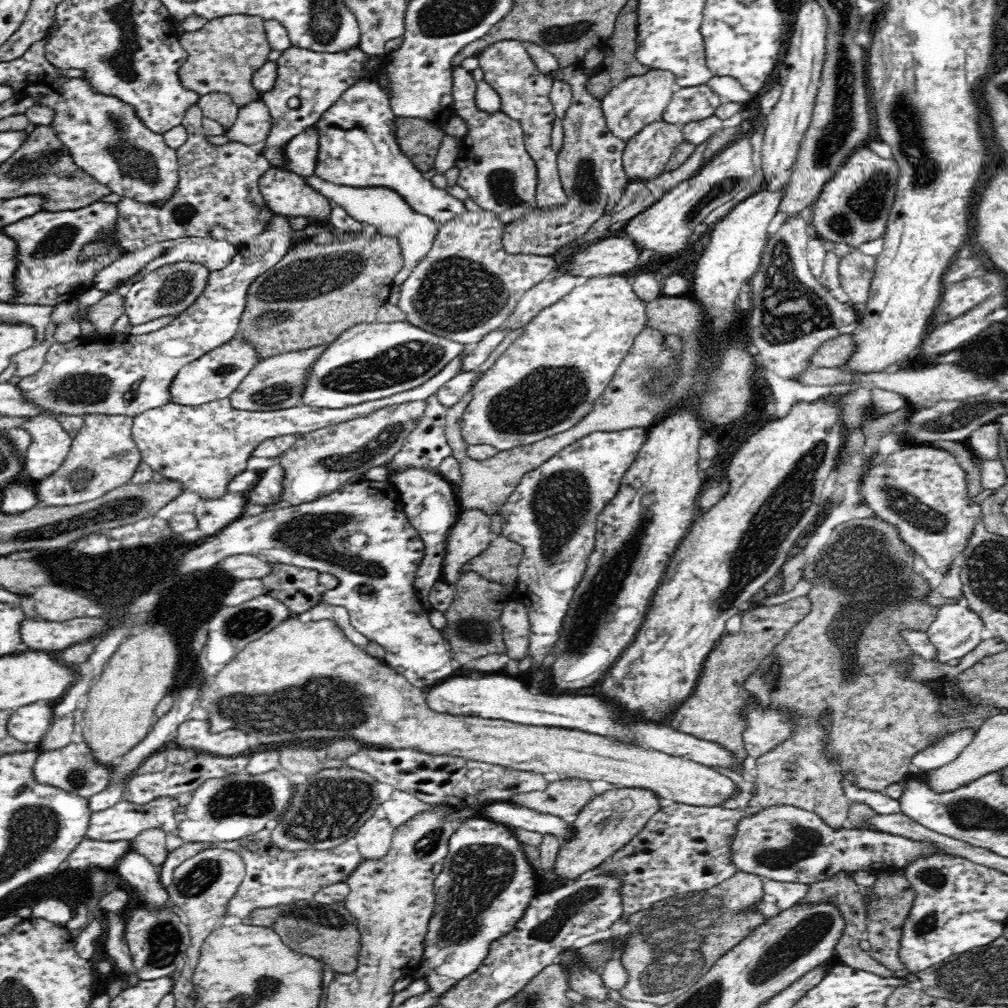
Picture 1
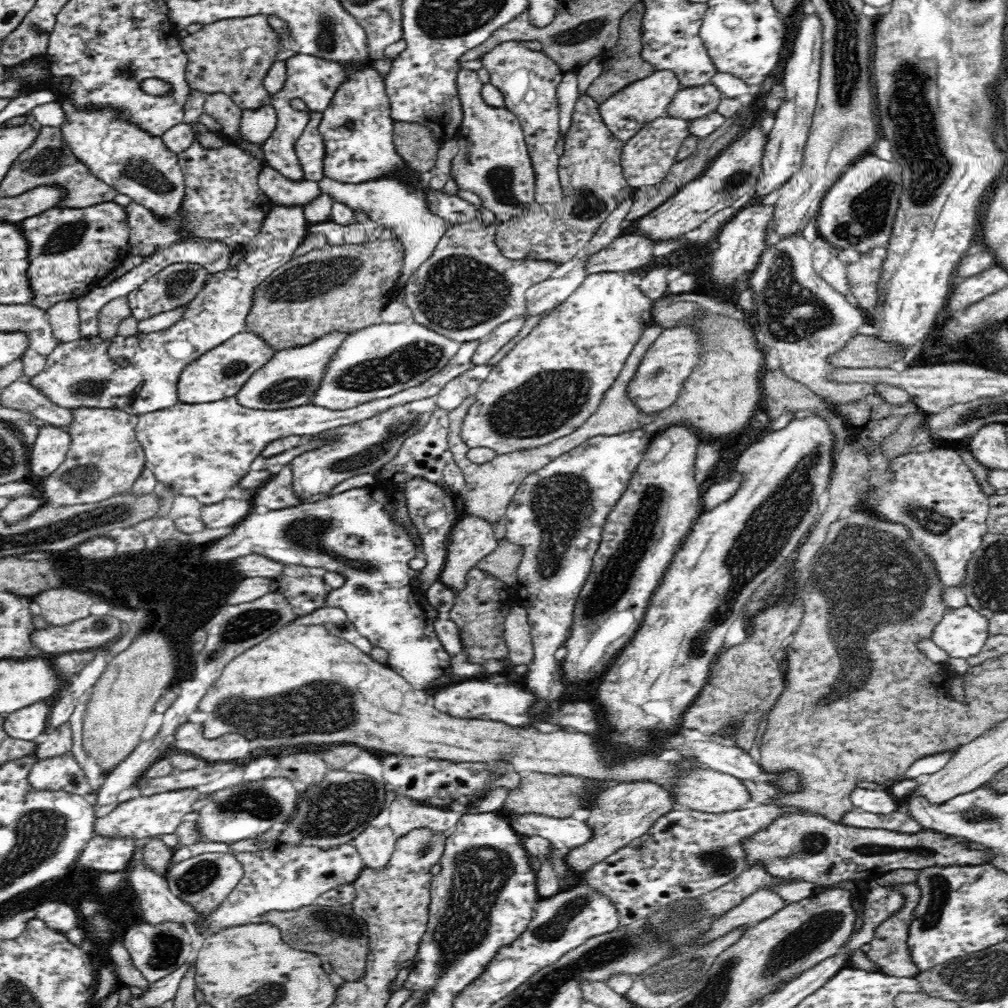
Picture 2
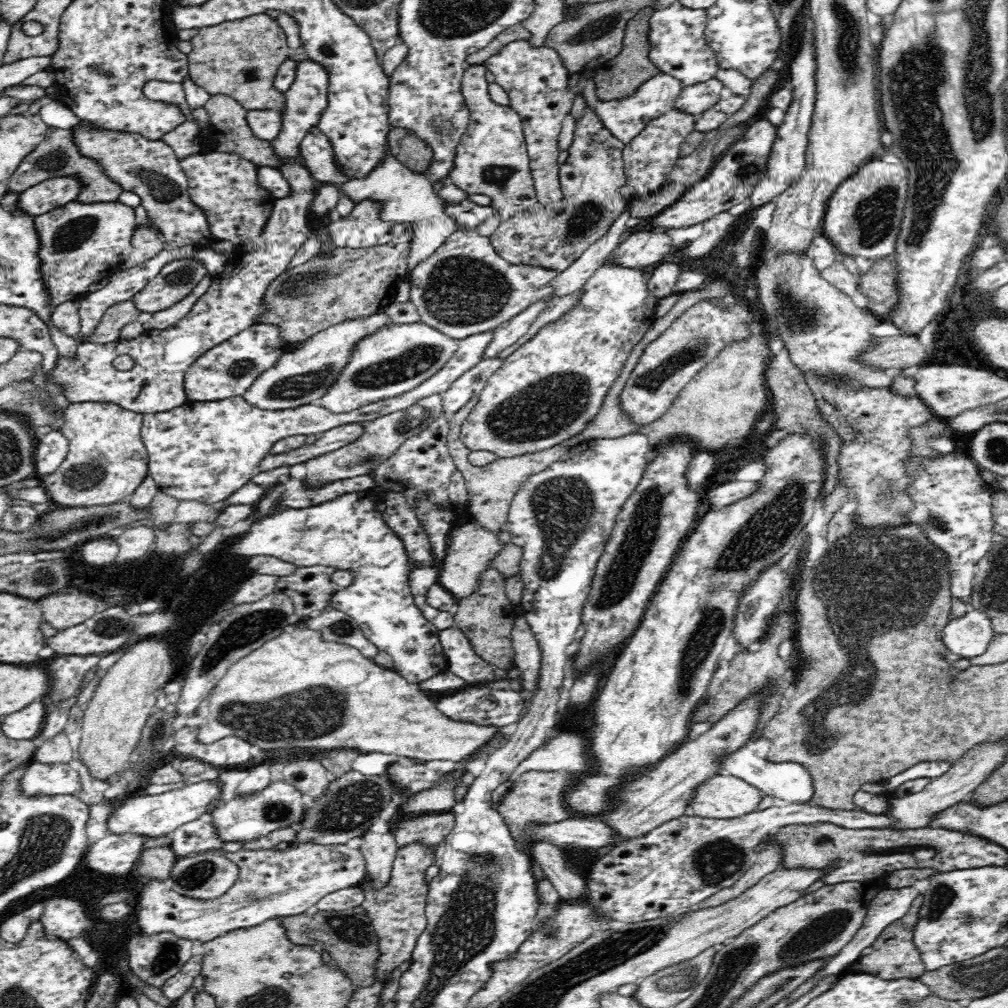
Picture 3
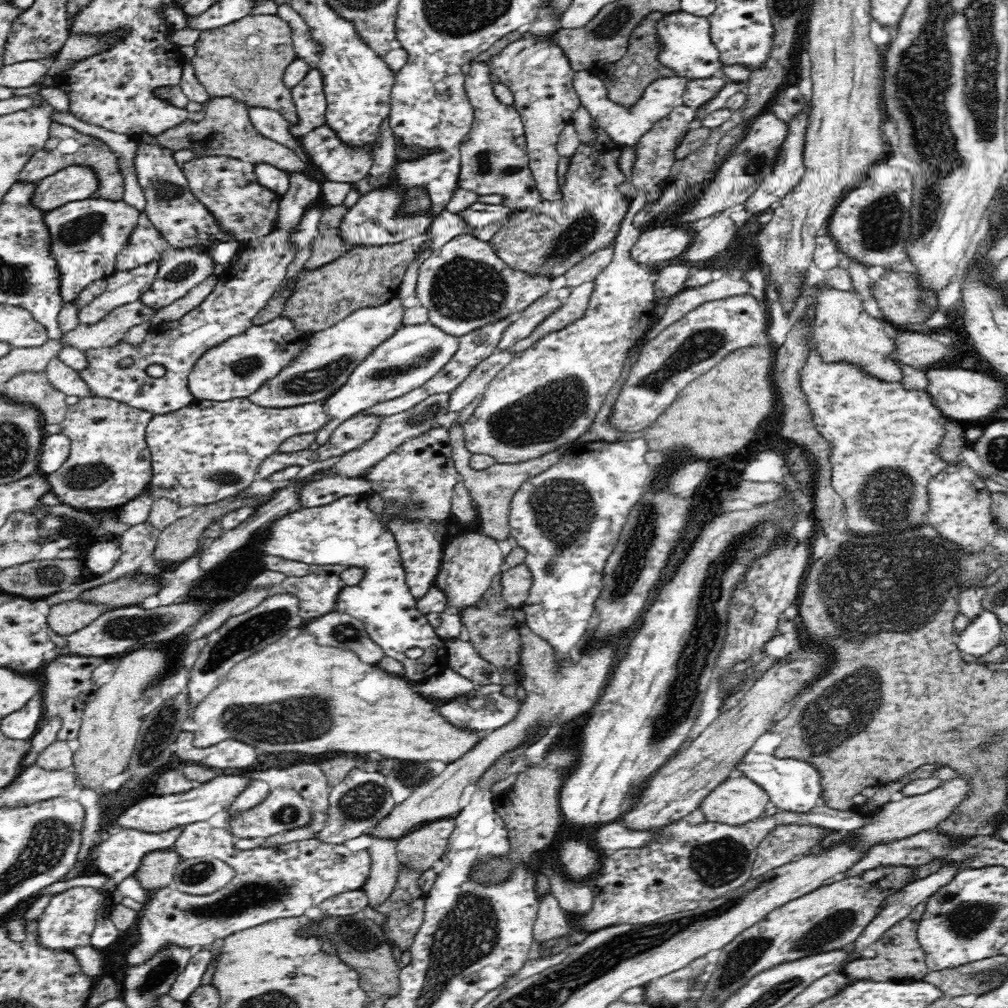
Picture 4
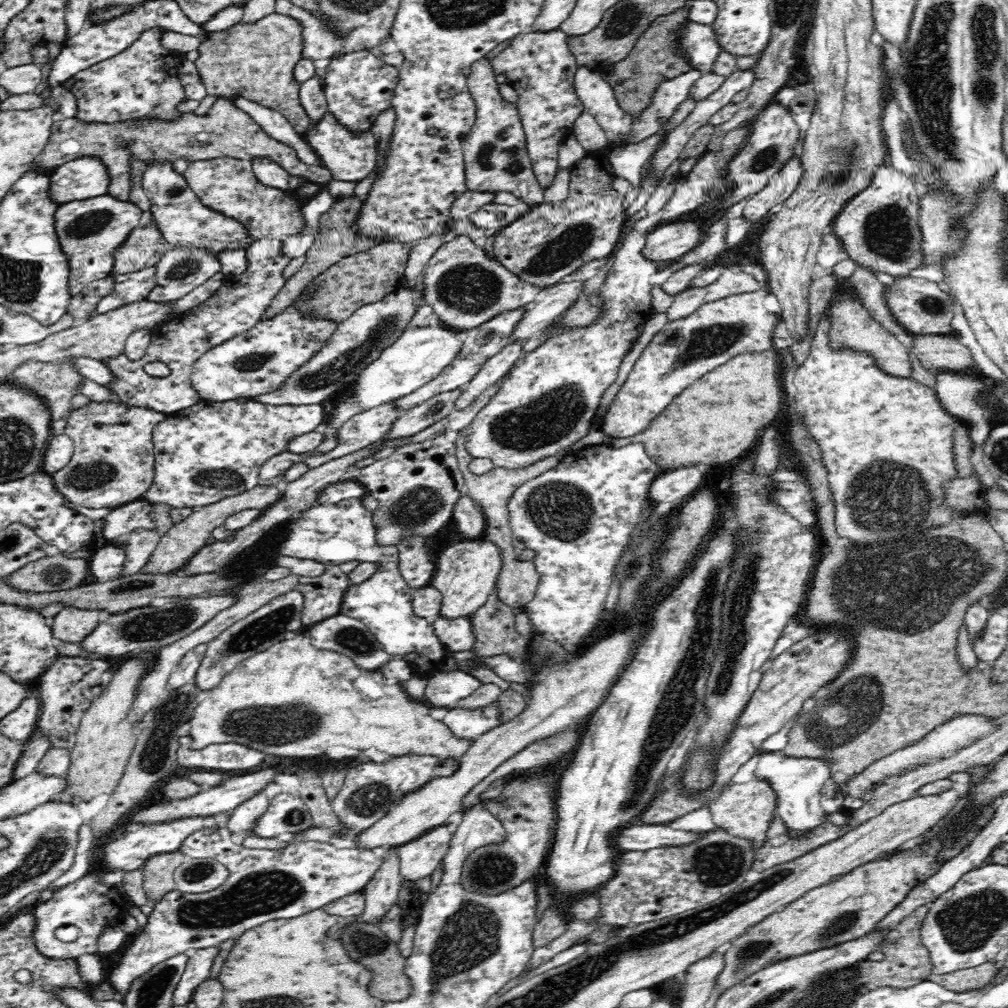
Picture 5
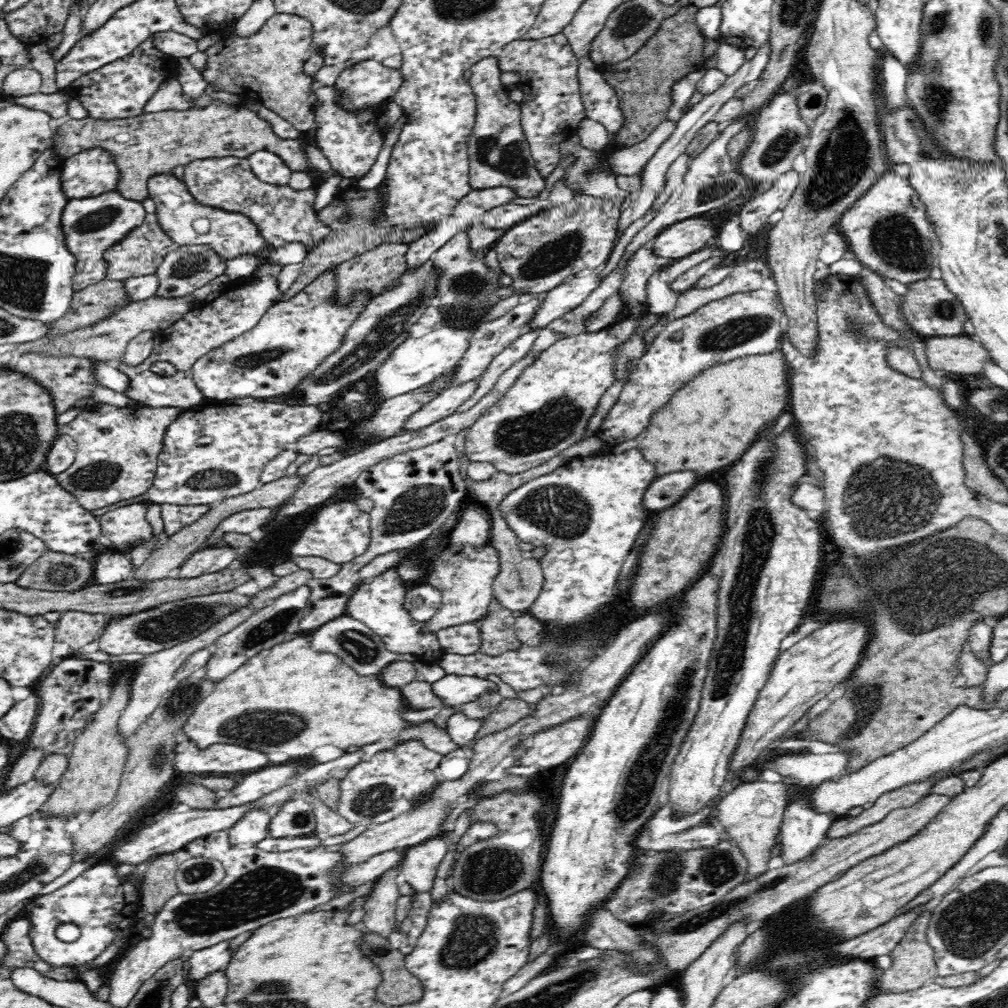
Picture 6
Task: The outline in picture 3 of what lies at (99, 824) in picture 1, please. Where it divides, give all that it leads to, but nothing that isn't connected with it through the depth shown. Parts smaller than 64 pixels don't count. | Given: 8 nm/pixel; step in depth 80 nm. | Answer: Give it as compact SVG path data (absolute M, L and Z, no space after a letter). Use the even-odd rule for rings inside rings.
M212 775L198 784L184 786L178 790L172 790L158 796L138 794L130 799L126 799L121 806L117 807L106 819L108 830L114 834L124 834L133 832L142 836L152 836L153 838L171 834L173 830L186 824L187 822L199 819L206 812L212 812L217 803L223 798L227 799L230 791L226 792L224 785L220 785L220 778Z

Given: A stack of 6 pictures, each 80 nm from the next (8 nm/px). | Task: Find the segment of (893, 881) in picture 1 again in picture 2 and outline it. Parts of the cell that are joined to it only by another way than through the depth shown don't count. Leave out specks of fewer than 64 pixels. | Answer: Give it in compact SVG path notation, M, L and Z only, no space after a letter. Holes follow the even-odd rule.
M915 883L898 885L895 889L905 894L906 900L904 906L901 908L901 911L898 911L878 926L874 938L870 942L871 949L867 952L866 957L874 963L876 971L886 976L915 978L921 970L912 960L907 940L909 937L910 923L915 919L915 908L920 902L921 890Z

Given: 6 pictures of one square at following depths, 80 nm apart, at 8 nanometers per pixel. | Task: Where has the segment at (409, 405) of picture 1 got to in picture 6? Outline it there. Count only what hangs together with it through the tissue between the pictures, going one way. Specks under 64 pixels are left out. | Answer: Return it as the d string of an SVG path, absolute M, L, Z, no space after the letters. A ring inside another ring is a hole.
M482 378L440 391L429 403L426 403L421 409L412 413L410 418L406 419L403 431L420 430L420 428L430 426L440 419L453 415L458 407L477 391L480 380Z

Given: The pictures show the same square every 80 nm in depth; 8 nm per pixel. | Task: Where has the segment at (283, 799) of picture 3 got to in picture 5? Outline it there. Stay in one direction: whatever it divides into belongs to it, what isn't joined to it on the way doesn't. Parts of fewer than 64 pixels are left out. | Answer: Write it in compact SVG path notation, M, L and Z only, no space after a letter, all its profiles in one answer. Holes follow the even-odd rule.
M283 793L271 801L254 830L262 838L274 838L284 832L296 835L312 827L313 816L302 798Z

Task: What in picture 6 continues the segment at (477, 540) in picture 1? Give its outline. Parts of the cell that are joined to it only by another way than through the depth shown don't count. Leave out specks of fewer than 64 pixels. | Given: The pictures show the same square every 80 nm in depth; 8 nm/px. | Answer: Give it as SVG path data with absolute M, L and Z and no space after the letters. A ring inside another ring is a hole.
M491 544L483 549L470 545L446 546L429 574L429 584L441 590L443 599L436 614L422 626L424 635L437 636L445 628L480 622L493 601L493 582L499 568L499 552Z

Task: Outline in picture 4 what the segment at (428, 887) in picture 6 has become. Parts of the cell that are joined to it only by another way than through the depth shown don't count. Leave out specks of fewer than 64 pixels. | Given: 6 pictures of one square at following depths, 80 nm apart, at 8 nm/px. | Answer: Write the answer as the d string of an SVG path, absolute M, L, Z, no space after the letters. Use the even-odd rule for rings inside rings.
M442 819L422 825L416 832L408 833L406 836L399 838L396 841L397 860L400 867L407 870L418 871L422 874L433 868L433 864L442 859L446 853L448 839L455 829L455 819Z

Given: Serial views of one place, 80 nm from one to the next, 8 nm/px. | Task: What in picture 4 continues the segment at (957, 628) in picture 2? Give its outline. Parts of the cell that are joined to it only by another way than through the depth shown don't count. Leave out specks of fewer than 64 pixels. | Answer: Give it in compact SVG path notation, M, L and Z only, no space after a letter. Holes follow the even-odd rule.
M985 611L969 623L963 632L954 630L953 633L957 635L959 650L978 658L1004 644L1005 628L1006 624L1003 624L997 614Z

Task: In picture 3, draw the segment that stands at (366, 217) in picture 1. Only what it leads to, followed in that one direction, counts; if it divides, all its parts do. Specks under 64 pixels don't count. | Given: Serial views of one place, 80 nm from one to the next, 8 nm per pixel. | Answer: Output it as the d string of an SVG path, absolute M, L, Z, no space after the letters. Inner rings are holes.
M386 142L386 152L380 164L376 164L376 168L372 168L366 176L362 178L352 179L347 183L324 183L318 188L318 192L314 200L310 204L309 213L316 216L317 220L334 211L340 197L345 194L349 196L354 202L362 202L362 200L372 199L379 200L383 204L380 211L380 218L386 222L409 222L413 226L410 234L413 241L410 243L411 251L409 253L408 262L408 276L404 277L400 282L397 290L395 302L406 303L410 301L410 291L412 286L412 270L416 266L429 258L450 236L453 232L459 231L462 227L451 217L445 213L446 205L457 205L463 200L468 199L470 194L467 191L458 188L451 180L446 179L443 184L437 183L434 188L430 185L428 177L424 175L416 175L404 166L401 162L395 159L389 151L389 143ZM434 189L437 191L434 193Z

